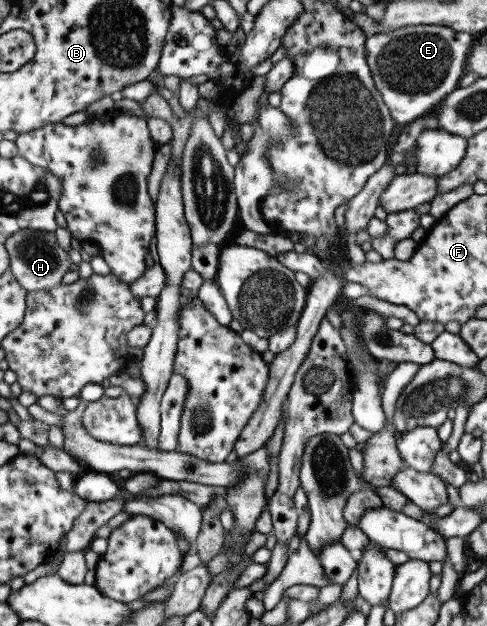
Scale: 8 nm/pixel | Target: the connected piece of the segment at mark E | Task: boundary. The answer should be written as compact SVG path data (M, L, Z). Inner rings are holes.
M433 25L399 27L365 37L365 59L379 95L387 106L394 123L408 124L431 112L445 97L459 86L464 75L465 60L471 49L471 34Z

